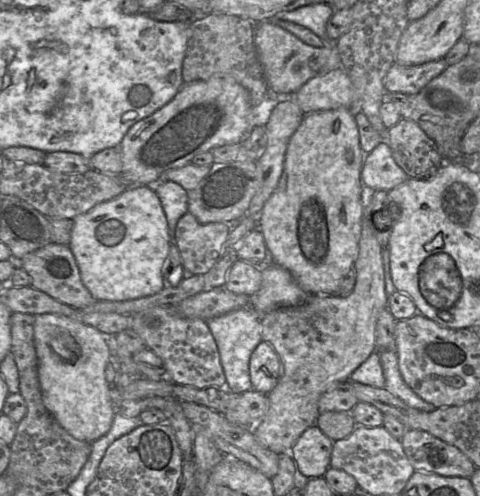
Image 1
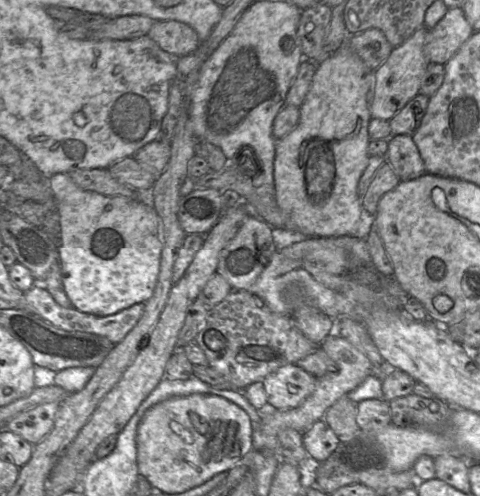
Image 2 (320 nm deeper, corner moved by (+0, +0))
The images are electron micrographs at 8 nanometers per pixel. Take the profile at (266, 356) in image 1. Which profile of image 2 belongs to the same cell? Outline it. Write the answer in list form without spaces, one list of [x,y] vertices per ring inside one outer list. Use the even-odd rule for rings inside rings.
[[[297,364],[281,366],[262,380],[267,404],[278,410],[298,407],[314,391],[316,380]]]

